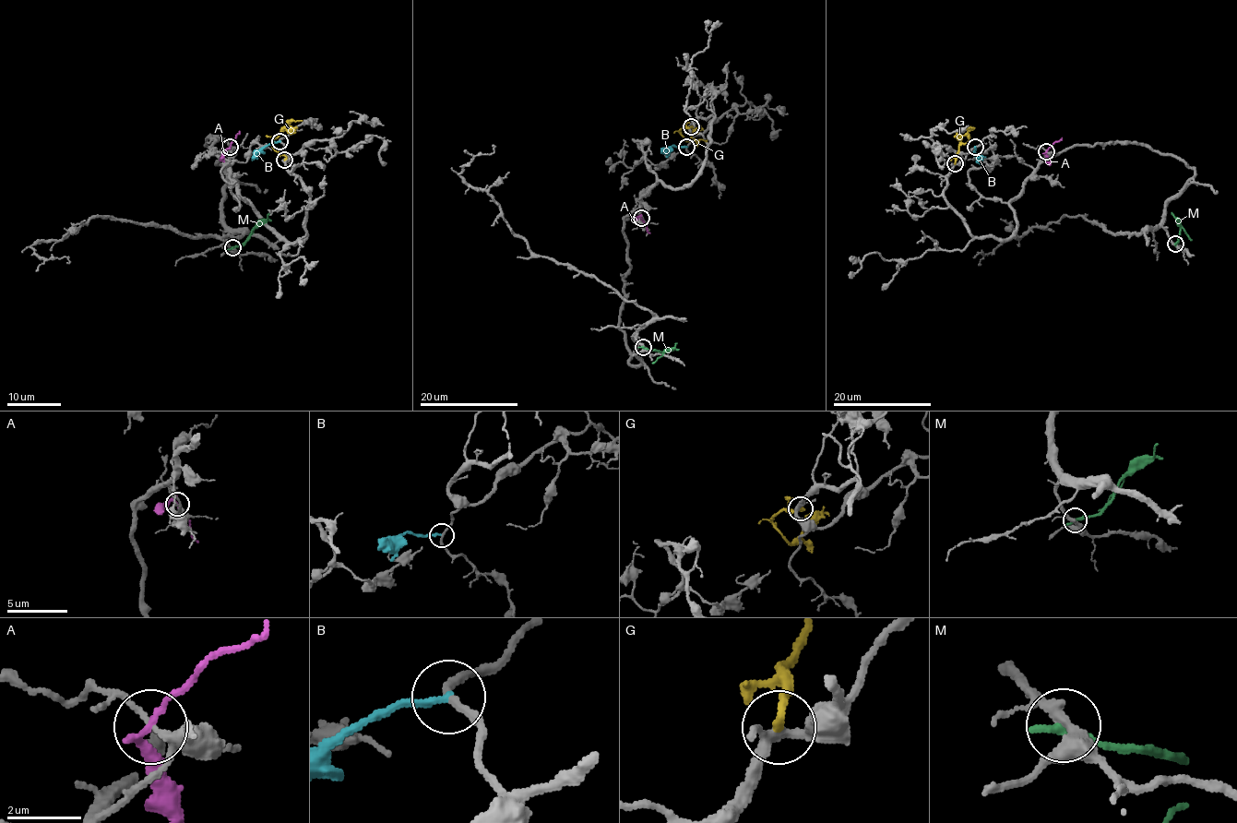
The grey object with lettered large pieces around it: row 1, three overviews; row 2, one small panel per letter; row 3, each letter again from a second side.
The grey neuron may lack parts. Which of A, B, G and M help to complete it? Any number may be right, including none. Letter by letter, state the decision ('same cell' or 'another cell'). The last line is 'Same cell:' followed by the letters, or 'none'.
A: another cell
B: another cell
G: same cell
M: another cell
Same cell: G

